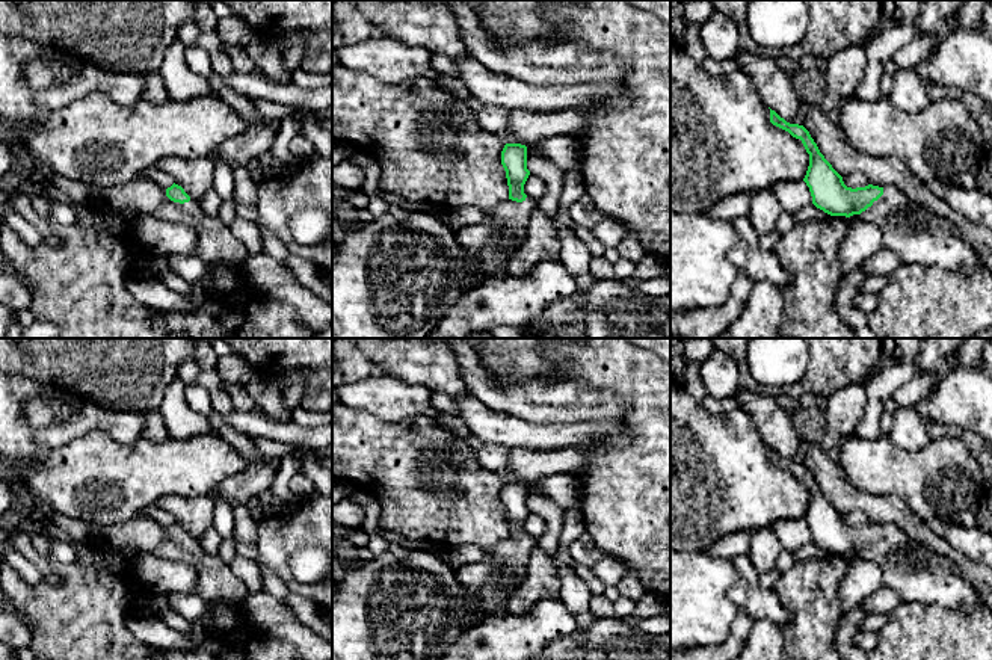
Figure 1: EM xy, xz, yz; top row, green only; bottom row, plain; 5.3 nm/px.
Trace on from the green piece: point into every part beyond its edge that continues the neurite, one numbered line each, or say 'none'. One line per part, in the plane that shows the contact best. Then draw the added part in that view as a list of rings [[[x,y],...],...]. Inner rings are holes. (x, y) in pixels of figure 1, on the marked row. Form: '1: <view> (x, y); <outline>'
1: yz (930, 242); [[[891,184],[883,186],[883,195],[859,217],[880,228],[883,248],[894,251],[900,264],[939,266],[963,273],[984,267],[947,219],[920,207]]]

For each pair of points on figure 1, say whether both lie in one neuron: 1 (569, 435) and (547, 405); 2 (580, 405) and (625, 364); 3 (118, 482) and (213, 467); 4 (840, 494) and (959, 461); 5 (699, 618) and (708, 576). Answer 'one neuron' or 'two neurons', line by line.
1: two neurons
2: two neurons
3: one neuron
4: two neurons
5: one neuron

